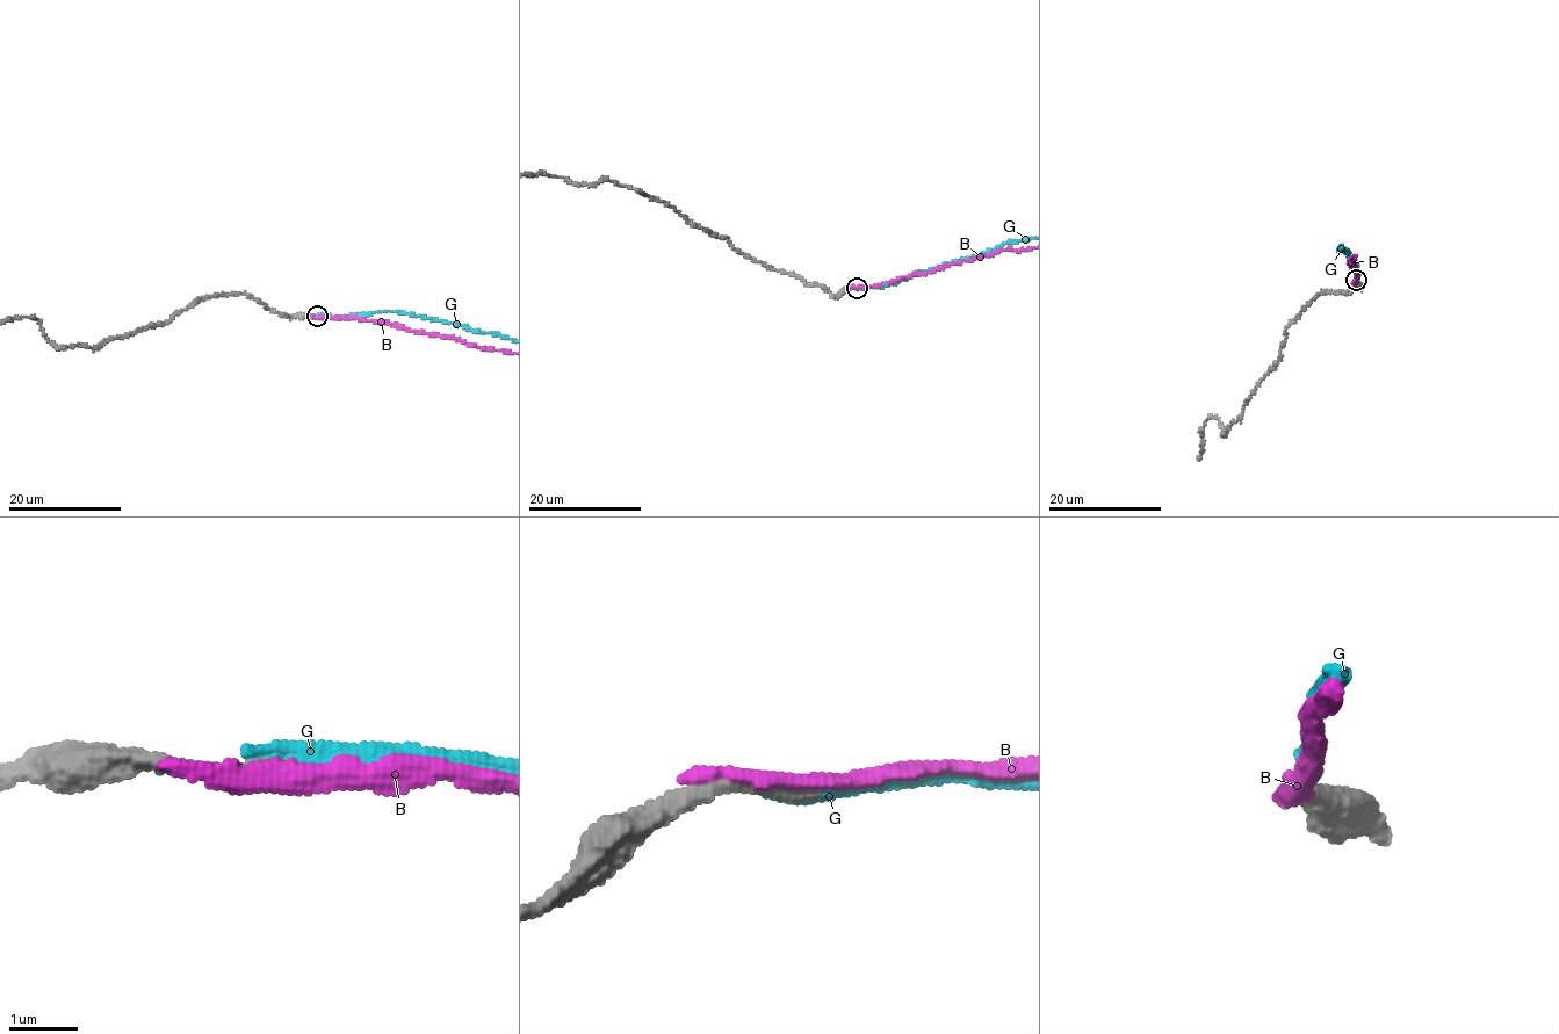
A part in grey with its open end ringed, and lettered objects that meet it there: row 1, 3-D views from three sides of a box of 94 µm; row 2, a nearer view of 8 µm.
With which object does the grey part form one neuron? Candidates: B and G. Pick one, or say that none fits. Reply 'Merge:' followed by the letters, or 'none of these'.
Merge: G

